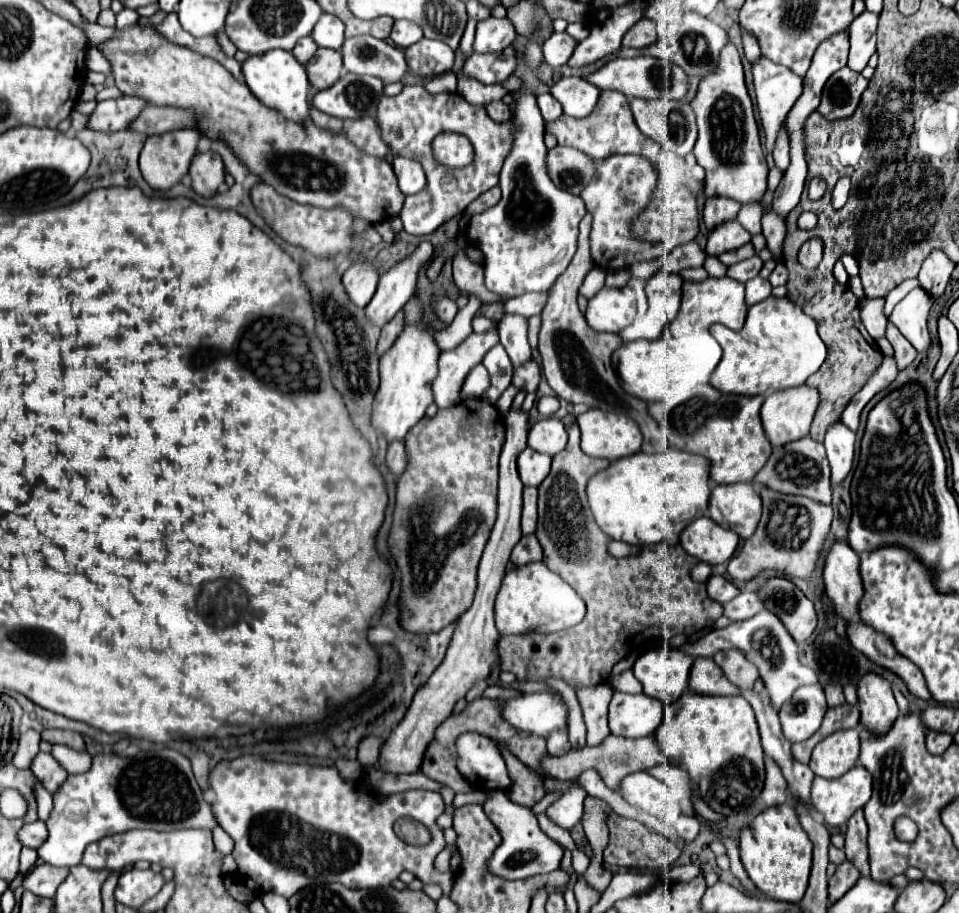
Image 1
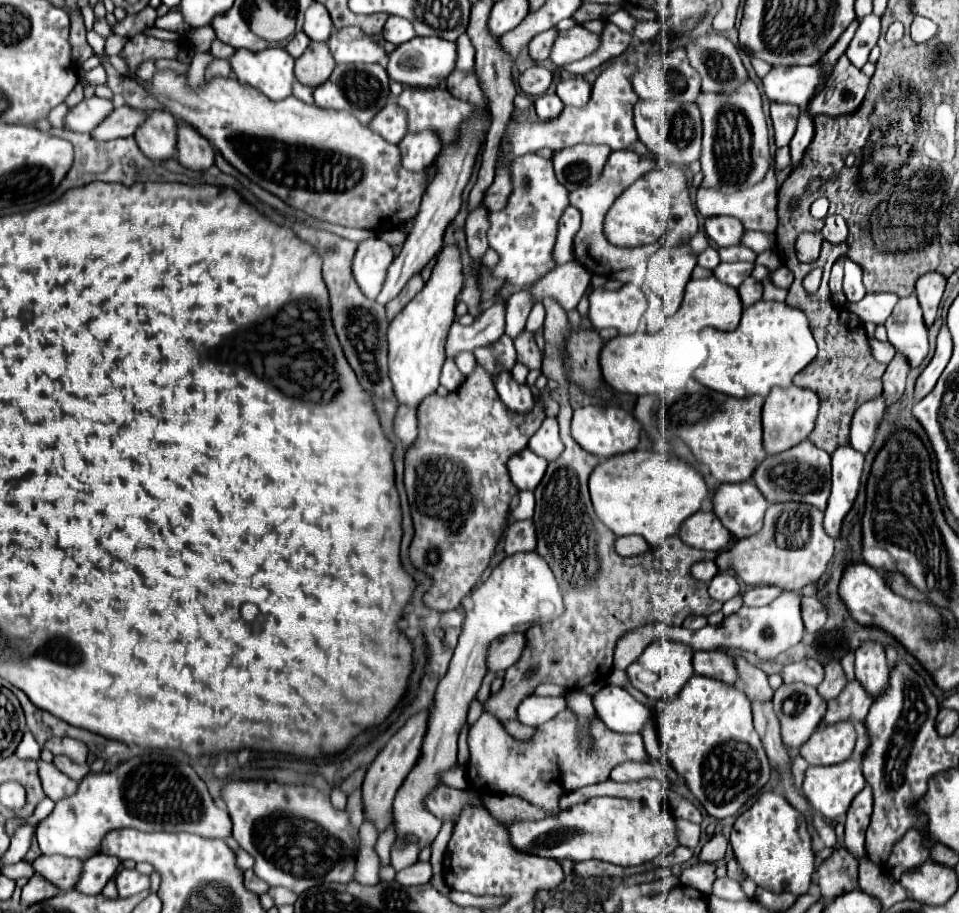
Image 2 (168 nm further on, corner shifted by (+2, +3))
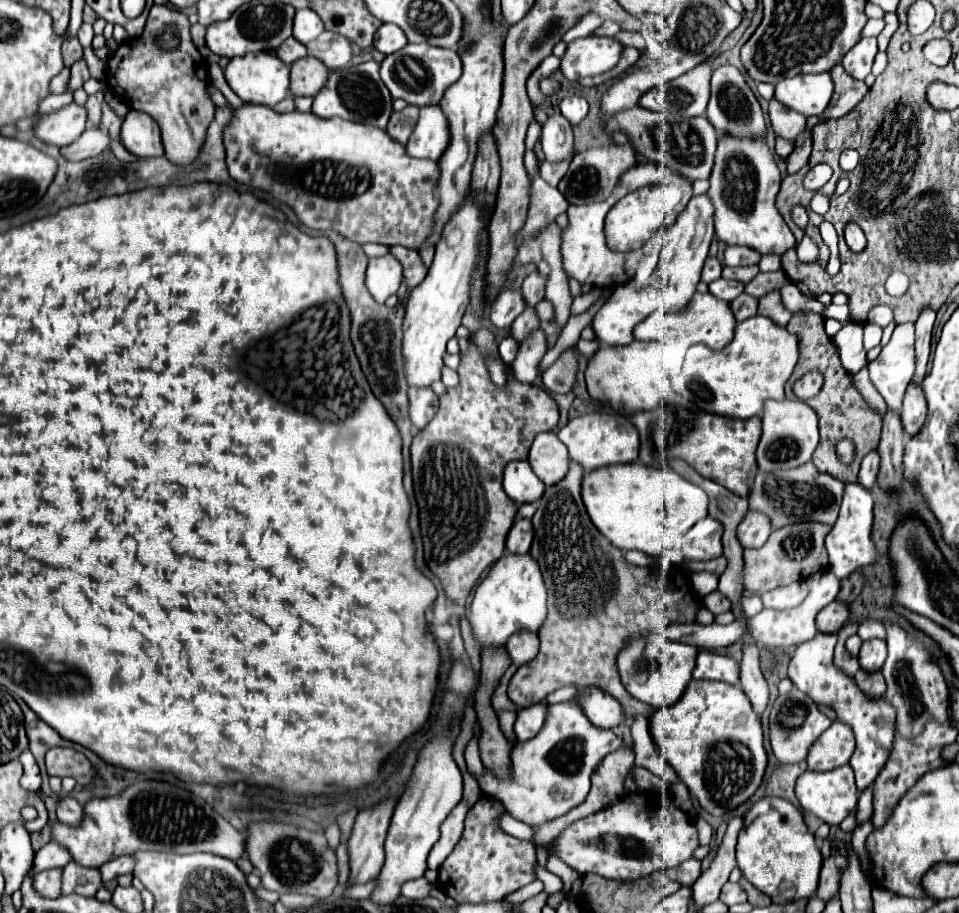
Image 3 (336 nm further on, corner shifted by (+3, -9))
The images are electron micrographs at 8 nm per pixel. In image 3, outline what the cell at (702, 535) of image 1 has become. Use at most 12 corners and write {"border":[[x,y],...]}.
{"border":[[705,517],[683,537],[689,561],[723,555],[723,527]]}

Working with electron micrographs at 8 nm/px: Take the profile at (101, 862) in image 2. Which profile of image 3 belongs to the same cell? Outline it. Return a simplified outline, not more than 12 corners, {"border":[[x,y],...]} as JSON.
{"border":[[123,855],[101,865],[101,881],[107,883],[133,871],[133,857]]}

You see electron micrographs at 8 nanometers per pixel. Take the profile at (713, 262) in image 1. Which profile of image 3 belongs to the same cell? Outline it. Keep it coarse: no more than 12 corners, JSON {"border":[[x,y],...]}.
{"border":[[715,257],[705,261],[701,281],[709,285],[721,277],[721,263]]}

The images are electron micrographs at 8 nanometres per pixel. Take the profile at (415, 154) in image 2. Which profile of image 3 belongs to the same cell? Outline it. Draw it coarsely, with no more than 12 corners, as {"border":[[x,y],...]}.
{"border":[[439,105],[421,107],[407,155],[437,161],[449,141]]}

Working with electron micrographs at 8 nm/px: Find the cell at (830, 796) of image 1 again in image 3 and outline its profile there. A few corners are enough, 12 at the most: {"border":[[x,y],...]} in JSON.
{"border":[[849,765],[805,771],[795,795],[803,811],[839,825],[857,805]]}

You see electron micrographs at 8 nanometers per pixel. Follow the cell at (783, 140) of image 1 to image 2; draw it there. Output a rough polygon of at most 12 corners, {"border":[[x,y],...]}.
{"border":[[772,103],[770,117],[778,147],[794,137],[802,109]]}

